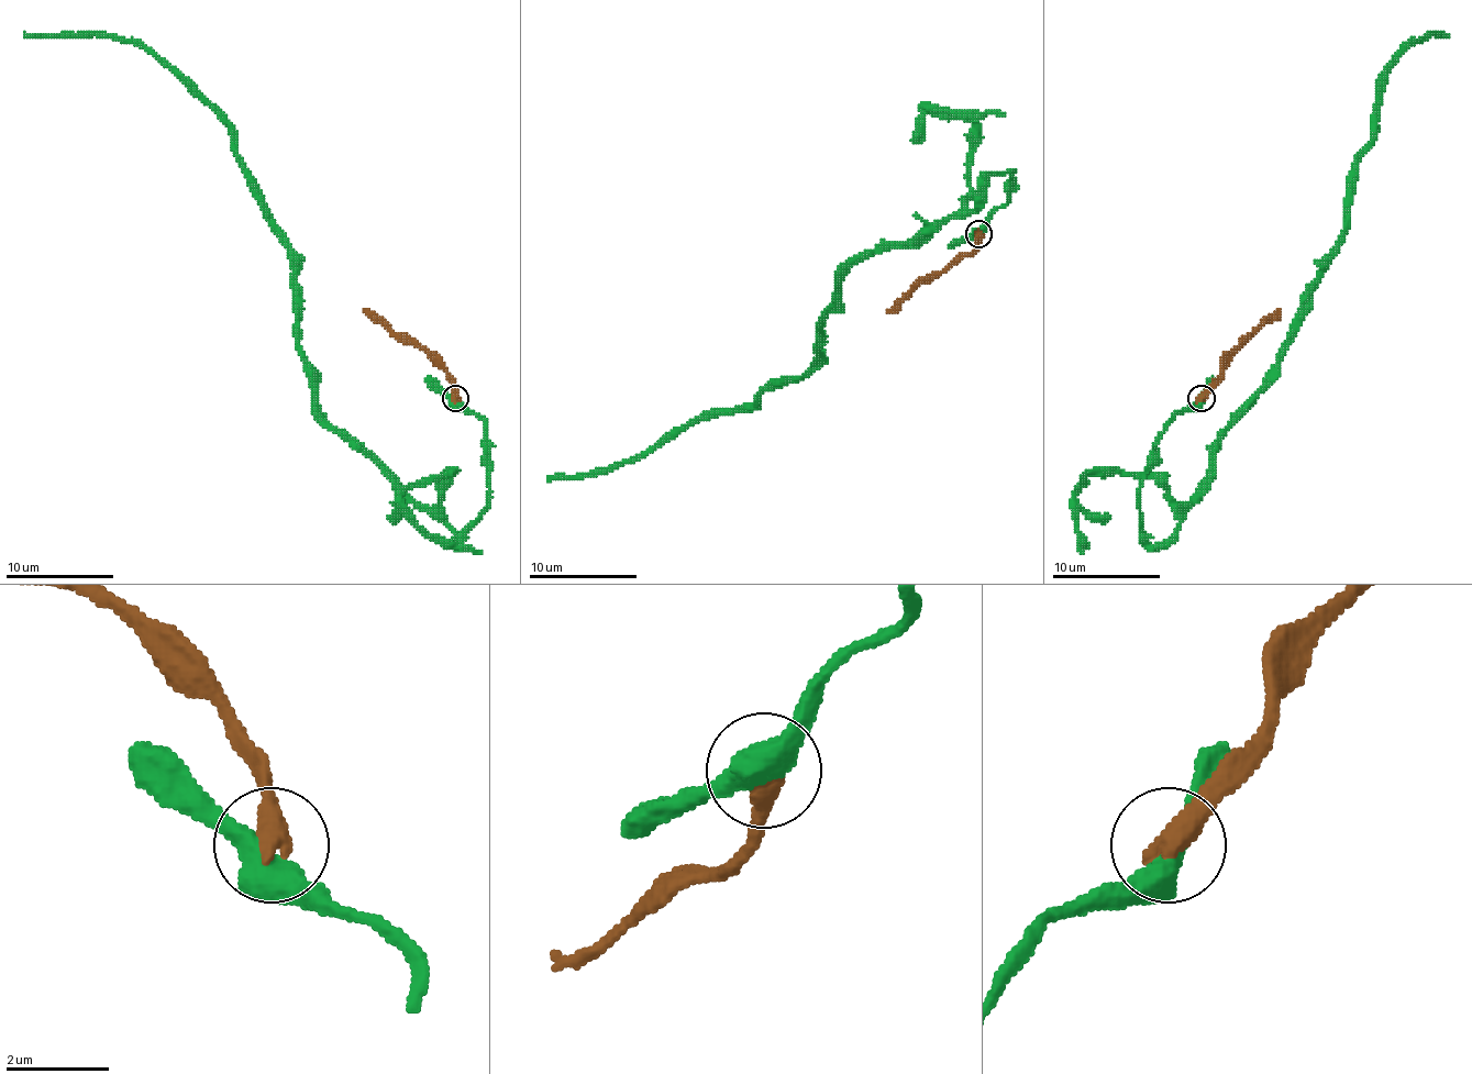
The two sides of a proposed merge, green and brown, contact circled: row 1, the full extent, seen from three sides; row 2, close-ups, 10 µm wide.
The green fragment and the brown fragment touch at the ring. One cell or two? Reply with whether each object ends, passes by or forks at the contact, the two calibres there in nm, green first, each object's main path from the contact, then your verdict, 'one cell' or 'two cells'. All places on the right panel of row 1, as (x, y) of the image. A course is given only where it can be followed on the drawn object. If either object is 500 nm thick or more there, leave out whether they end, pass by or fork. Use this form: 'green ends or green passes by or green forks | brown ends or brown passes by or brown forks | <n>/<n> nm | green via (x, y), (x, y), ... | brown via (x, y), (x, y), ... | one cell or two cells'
480/550 nm | green via (1202, 398), (1142, 480), (1153, 545), (1347, 223), (1387, 69), (1449, 37) | brown via (1202, 398), (1239, 349), (1280, 309) | two cells

